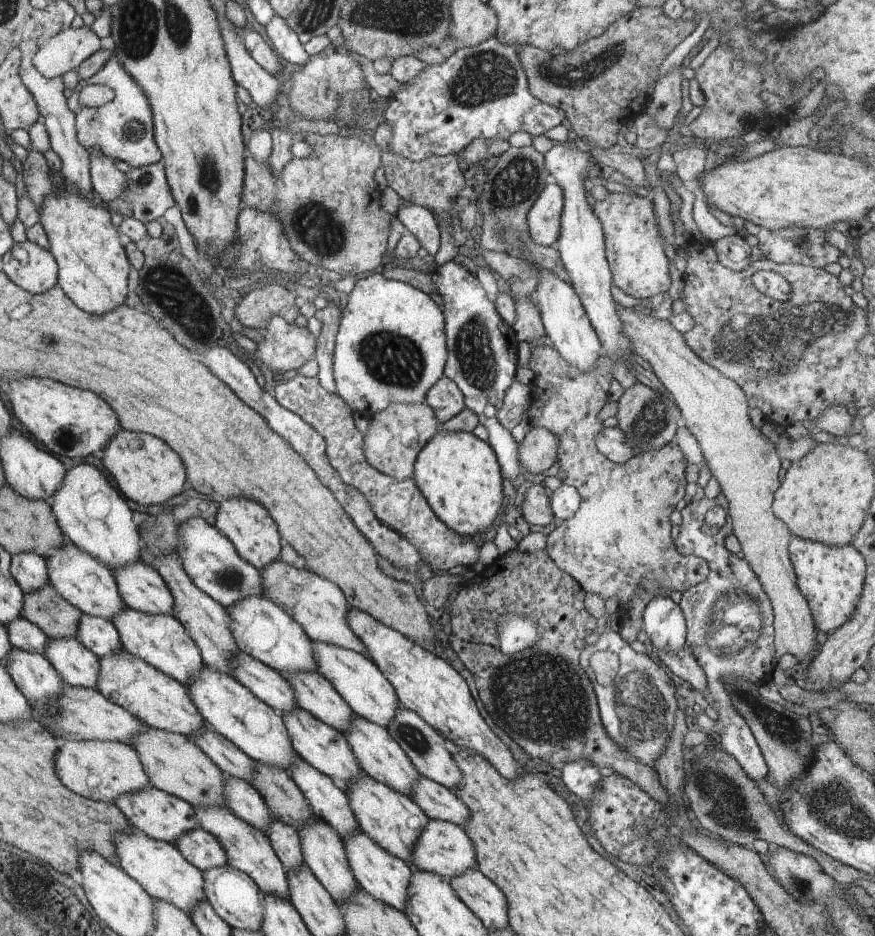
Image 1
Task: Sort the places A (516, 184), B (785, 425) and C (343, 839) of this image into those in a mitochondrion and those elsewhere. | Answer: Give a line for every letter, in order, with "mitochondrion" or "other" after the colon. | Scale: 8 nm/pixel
A: mitochondrion
B: other
C: other

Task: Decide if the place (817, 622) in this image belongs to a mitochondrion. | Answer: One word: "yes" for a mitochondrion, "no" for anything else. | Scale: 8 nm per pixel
no

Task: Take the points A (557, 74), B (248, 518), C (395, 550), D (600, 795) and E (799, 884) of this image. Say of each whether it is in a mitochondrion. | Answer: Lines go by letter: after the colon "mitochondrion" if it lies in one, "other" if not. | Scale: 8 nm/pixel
A: mitochondrion
B: other
C: mitochondrion
D: other
E: mitochondrion

